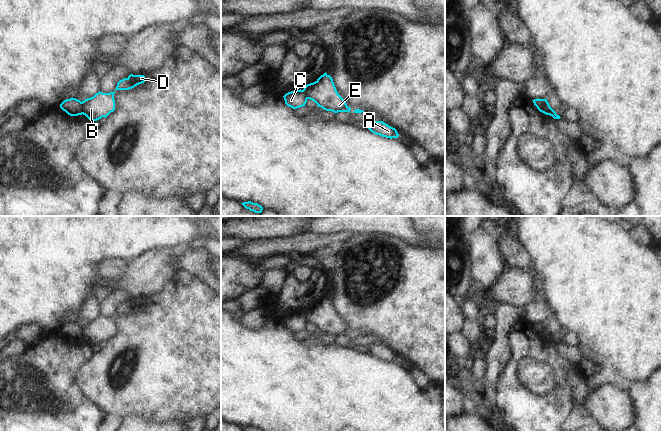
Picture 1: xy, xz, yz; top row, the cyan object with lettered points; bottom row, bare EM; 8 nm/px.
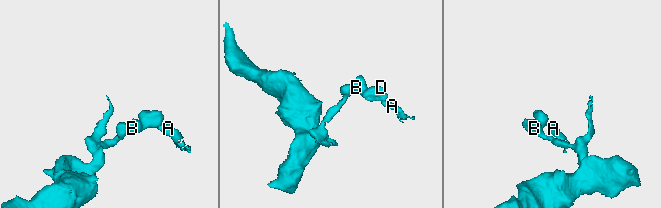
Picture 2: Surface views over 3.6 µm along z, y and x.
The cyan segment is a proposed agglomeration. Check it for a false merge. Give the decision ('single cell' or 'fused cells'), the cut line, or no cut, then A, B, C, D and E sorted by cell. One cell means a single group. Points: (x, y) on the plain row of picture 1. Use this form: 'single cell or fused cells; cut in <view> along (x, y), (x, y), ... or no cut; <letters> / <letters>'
fused cells; cut in xy along (80, 326), (83, 337); A B D E / C

